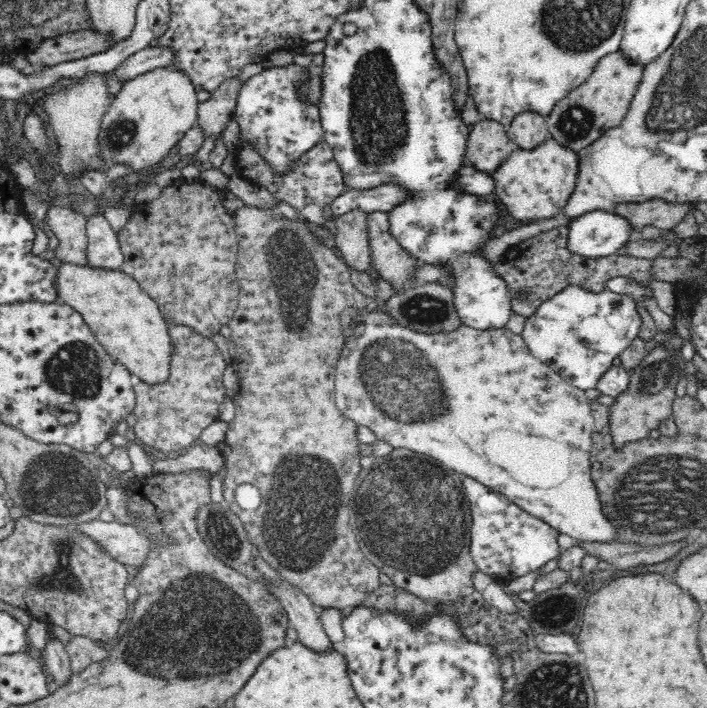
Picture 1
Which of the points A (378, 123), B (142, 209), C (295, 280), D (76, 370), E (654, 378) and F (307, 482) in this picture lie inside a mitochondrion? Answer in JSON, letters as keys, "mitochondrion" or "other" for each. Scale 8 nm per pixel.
{"A":"mitochondrion","B":"other","C":"mitochondrion","D":"mitochondrion","E":"mitochondrion","F":"mitochondrion"}

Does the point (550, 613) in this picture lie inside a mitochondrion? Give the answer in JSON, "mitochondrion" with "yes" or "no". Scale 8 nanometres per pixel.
{"mitochondrion":"yes"}

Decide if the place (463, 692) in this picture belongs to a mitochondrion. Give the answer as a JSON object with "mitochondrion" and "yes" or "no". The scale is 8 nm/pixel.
{"mitochondrion":"no"}

